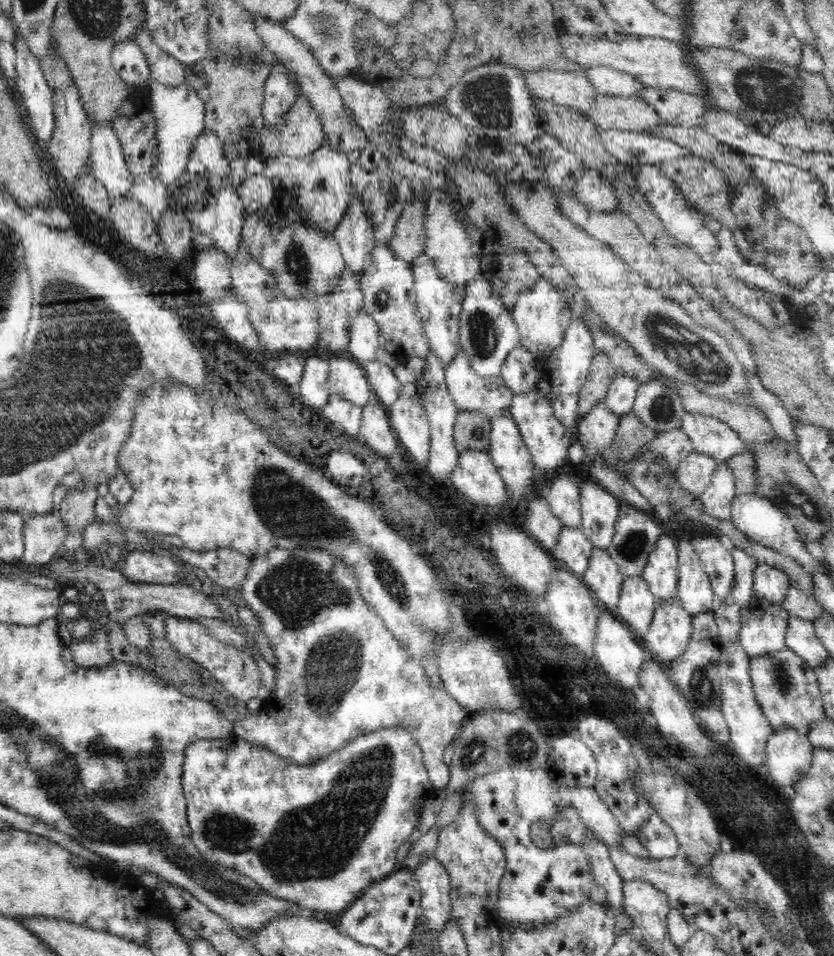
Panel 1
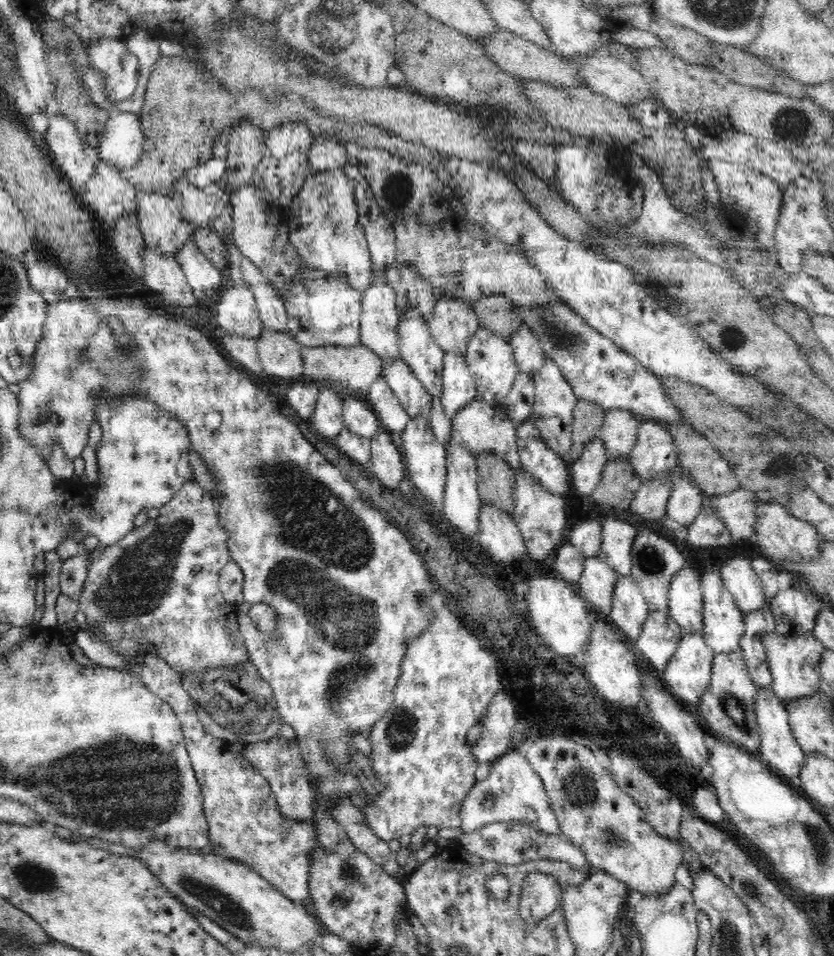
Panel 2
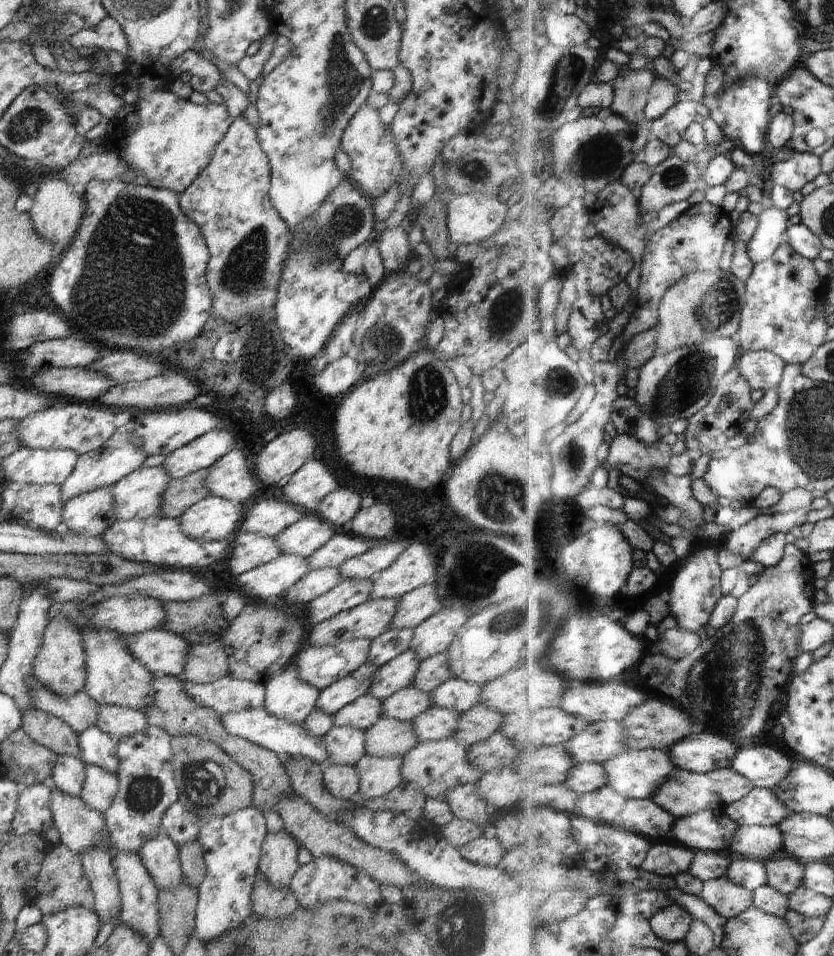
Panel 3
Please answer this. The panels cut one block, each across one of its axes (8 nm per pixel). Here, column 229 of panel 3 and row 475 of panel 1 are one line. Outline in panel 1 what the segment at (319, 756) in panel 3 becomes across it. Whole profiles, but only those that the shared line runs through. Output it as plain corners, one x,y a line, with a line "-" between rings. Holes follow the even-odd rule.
717,463
710,484
701,494
704,513
717,520
731,520
732,501
736,496
732,471
725,463

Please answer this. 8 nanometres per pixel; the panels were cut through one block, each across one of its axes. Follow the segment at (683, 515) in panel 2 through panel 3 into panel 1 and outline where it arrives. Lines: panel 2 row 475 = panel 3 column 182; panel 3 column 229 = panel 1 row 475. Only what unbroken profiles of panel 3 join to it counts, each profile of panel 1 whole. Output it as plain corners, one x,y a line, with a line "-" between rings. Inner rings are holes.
693,450
684,460
680,461
674,475
684,492
695,498
701,498
702,492
710,484
716,467
716,459

